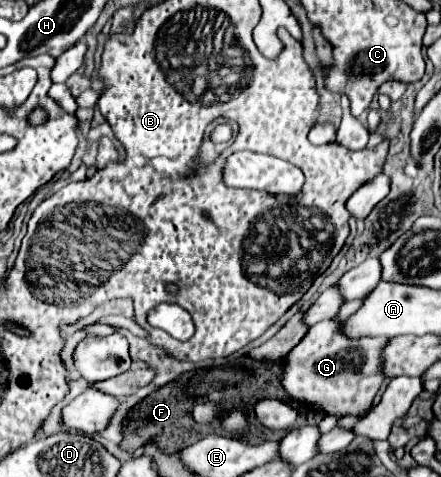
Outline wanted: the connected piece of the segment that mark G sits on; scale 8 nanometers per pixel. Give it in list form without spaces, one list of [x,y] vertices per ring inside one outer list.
[[[325,319],[309,327],[299,345],[285,355],[285,367],[283,373],[279,373],[279,383],[285,395],[311,411],[323,411],[333,417],[355,415],[363,419],[371,411],[375,393],[385,379],[377,373],[381,367],[377,353],[381,353],[381,345],[385,345],[385,341],[387,339],[383,337],[361,337],[351,341],[341,333],[341,323]]]

